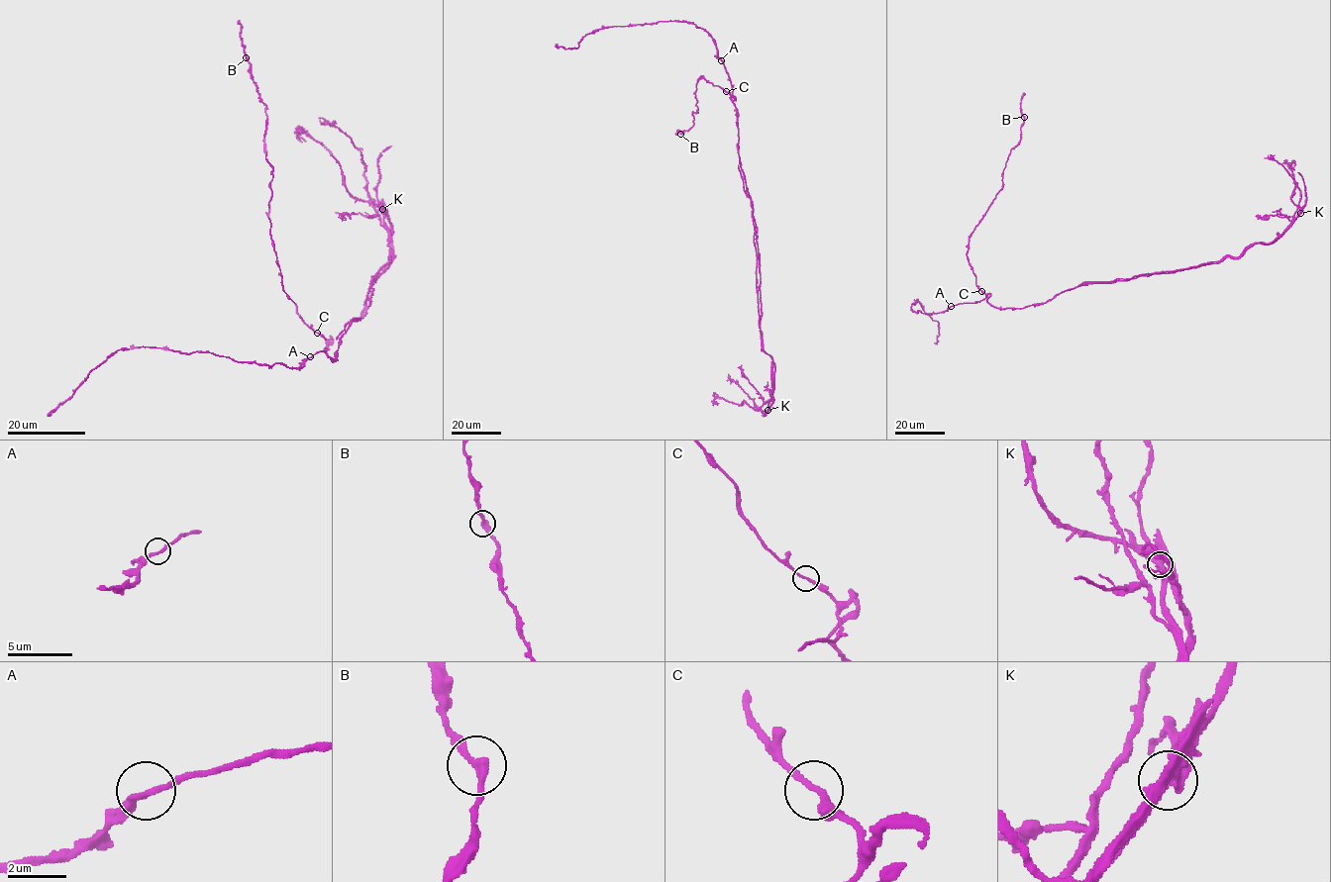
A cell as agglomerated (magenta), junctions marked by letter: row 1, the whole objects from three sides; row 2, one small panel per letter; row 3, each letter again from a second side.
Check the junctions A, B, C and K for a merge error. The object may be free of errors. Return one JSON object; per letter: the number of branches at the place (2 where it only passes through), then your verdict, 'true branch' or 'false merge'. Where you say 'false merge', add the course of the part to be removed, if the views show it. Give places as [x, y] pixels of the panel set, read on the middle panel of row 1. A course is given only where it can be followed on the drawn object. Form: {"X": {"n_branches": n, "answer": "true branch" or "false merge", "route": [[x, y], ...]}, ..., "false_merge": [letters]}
{"A": {"n_branches": 2, "answer": "true branch"}, "B": {"n_branches": 2, "answer": "true branch"}, "C": {"n_branches": 2, "answer": "true branch"}, "K": {"n_branches": 2, "answer": "false merge", "route": [[767, 410], [773, 391], [774, 363], [764, 350], [759, 328], [755, 227], [751, 198], [744, 190], [738, 165]]}, "false_merge": ["K"]}

